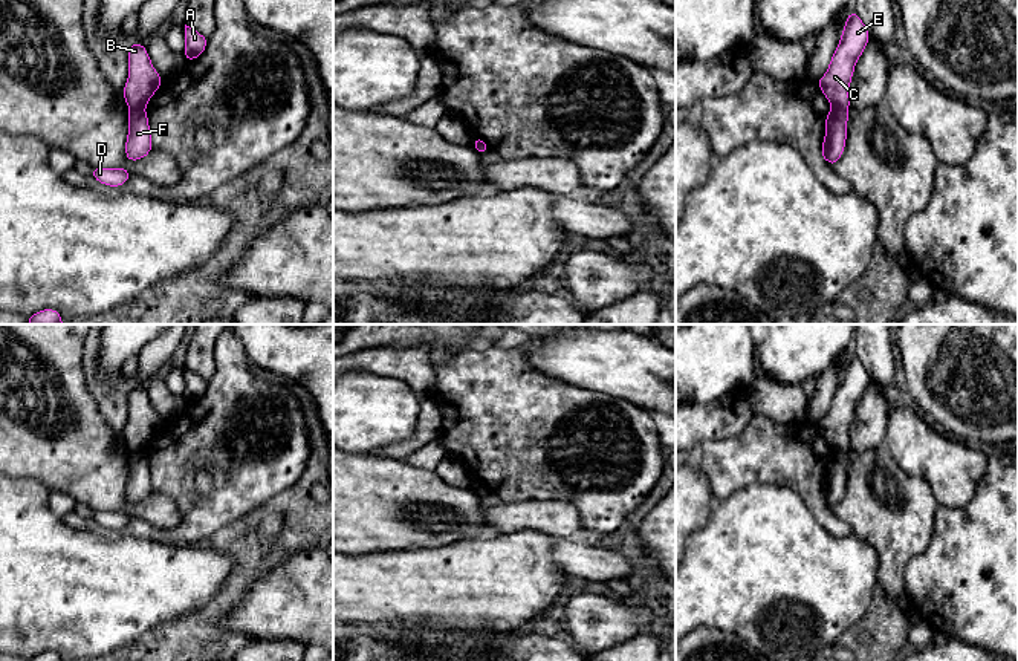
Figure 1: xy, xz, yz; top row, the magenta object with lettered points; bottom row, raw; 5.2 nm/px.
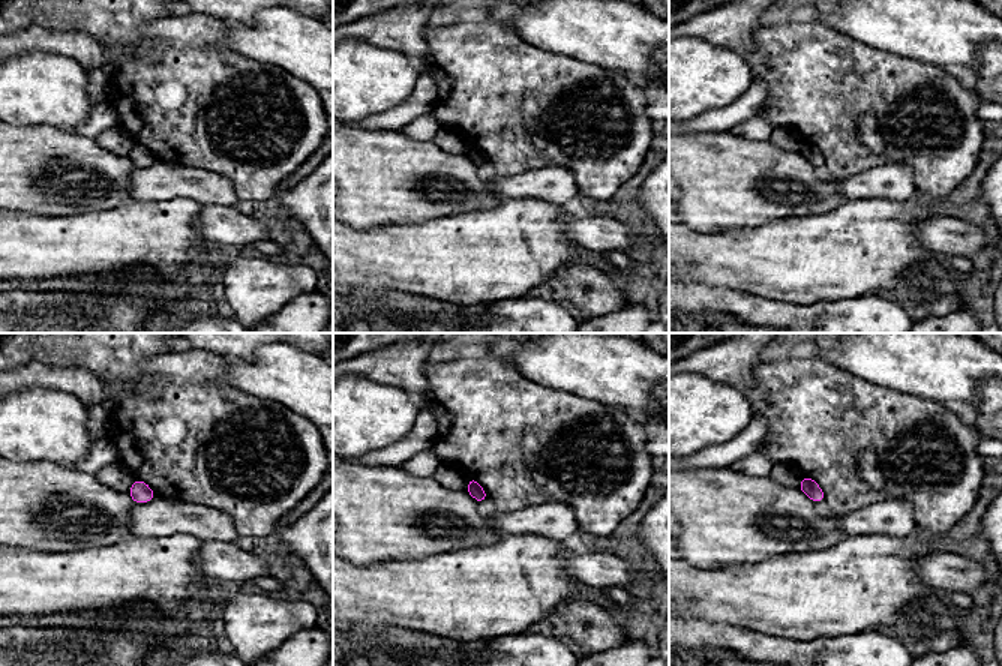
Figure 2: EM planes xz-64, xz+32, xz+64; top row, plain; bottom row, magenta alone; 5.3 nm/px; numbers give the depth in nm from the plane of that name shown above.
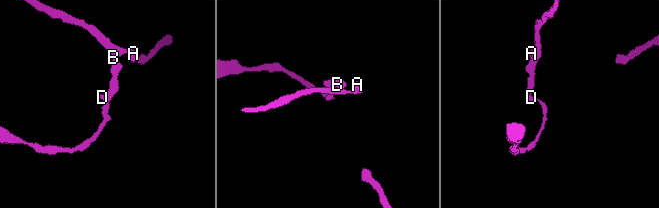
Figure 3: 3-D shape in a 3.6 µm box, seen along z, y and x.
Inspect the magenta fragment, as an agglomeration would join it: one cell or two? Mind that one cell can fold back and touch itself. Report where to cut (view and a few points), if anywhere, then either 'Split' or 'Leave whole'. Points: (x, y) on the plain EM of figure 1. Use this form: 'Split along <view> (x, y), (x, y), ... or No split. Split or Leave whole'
Split along yz (846, 452), (832, 453). Split

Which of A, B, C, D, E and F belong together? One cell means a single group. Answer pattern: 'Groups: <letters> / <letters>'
Groups: A B C E / D F

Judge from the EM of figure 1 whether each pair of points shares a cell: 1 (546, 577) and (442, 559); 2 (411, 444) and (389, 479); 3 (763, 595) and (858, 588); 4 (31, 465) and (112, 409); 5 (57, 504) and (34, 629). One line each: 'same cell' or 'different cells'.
1: same cell
2: different cells
3: same cell
4: different cells
5: different cells

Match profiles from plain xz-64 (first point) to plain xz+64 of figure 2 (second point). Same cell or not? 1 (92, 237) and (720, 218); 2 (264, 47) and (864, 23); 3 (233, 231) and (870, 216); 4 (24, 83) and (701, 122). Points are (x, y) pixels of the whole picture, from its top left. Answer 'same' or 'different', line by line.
1: different
2: same
3: different
4: different

